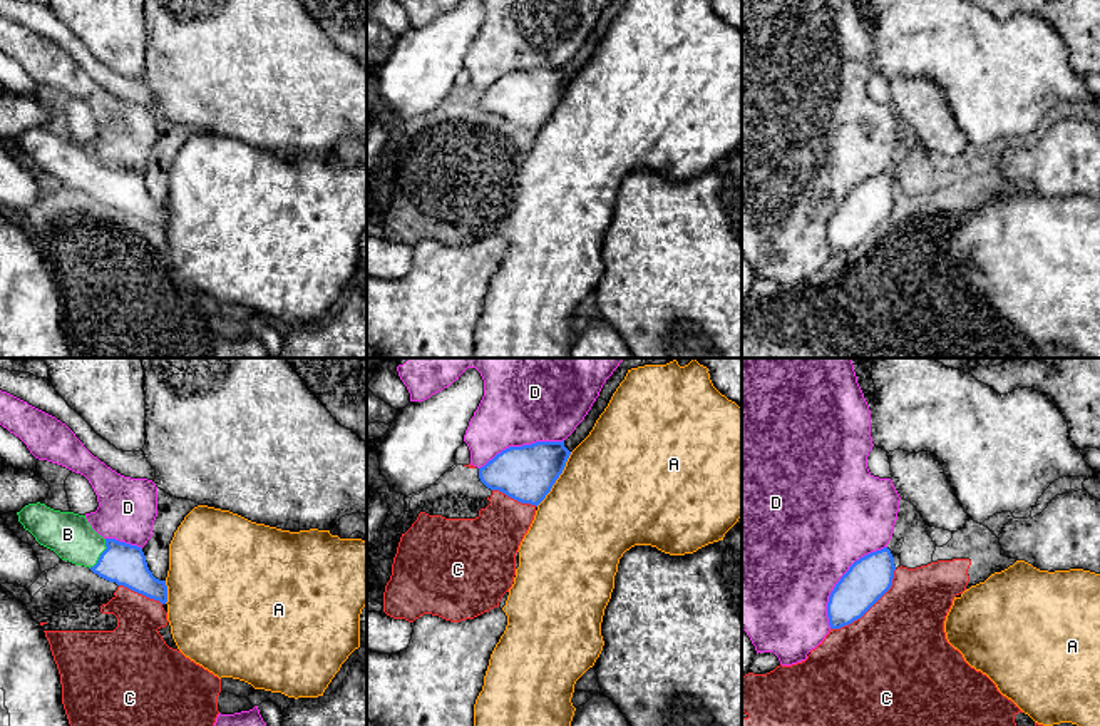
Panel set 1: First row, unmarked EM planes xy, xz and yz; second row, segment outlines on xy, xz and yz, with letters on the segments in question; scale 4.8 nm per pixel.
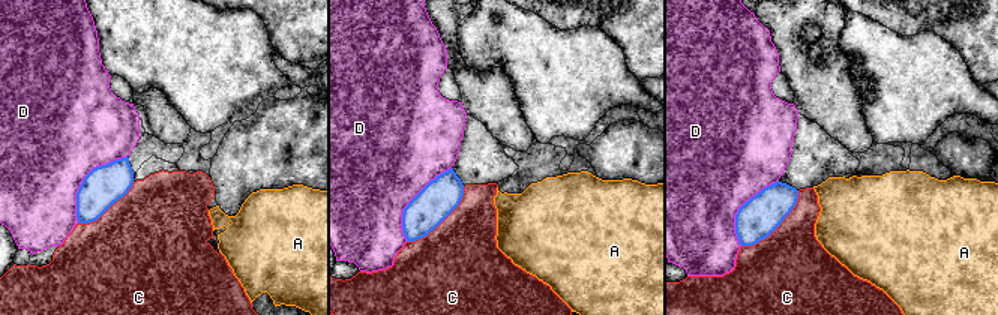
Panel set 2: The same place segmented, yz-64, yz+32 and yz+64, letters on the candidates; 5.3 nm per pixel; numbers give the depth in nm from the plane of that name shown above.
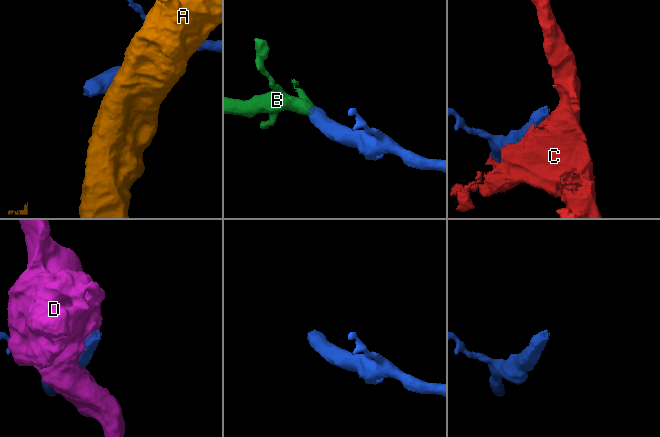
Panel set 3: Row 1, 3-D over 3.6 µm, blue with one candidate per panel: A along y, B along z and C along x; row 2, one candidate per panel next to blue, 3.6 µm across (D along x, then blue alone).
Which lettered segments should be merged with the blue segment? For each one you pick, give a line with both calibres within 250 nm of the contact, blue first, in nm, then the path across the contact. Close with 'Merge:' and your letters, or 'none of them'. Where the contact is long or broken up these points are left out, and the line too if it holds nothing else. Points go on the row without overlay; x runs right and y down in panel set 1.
B: calibres 200 and 220 nm; way xy (124, 189), (101, 179), (87, 174), (67, 159)
Merge: B

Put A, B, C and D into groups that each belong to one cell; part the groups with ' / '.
A / B / C / D

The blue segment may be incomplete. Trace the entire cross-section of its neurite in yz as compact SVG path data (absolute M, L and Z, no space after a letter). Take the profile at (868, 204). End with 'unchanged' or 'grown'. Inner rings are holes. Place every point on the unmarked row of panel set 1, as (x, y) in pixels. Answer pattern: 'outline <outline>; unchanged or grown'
outline M887 172L856 186L829 221L830 254L861 244L891 214L894 196L894 182Z; unchanged

